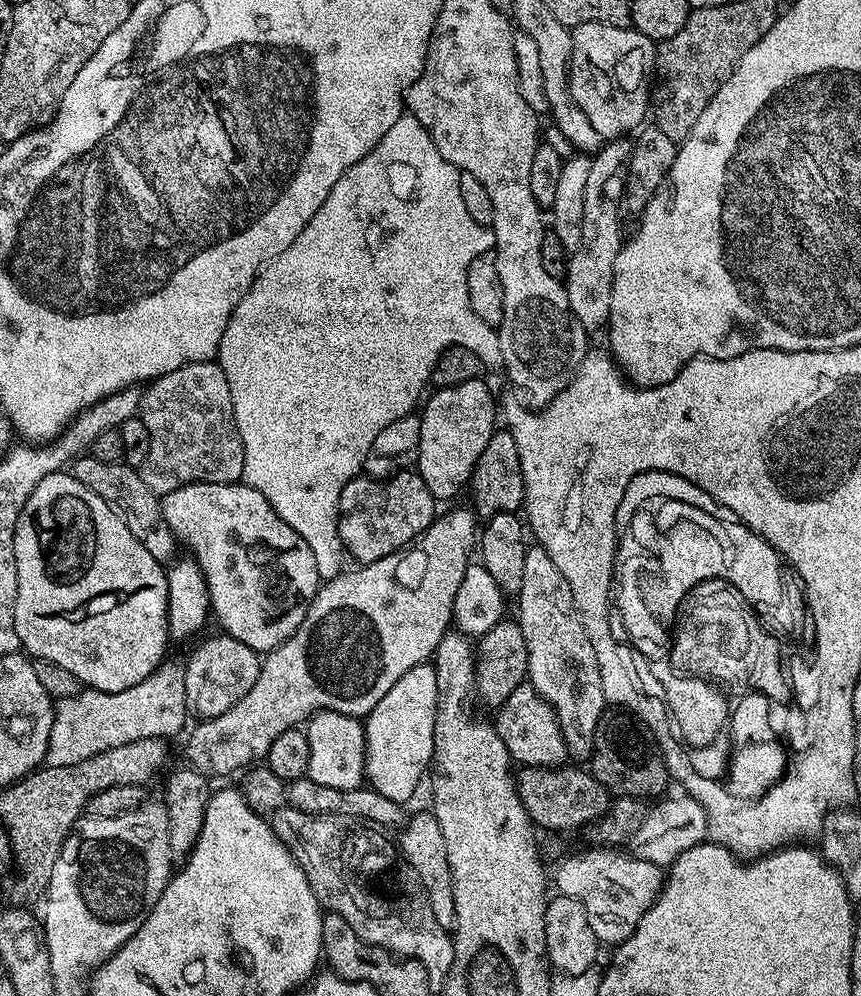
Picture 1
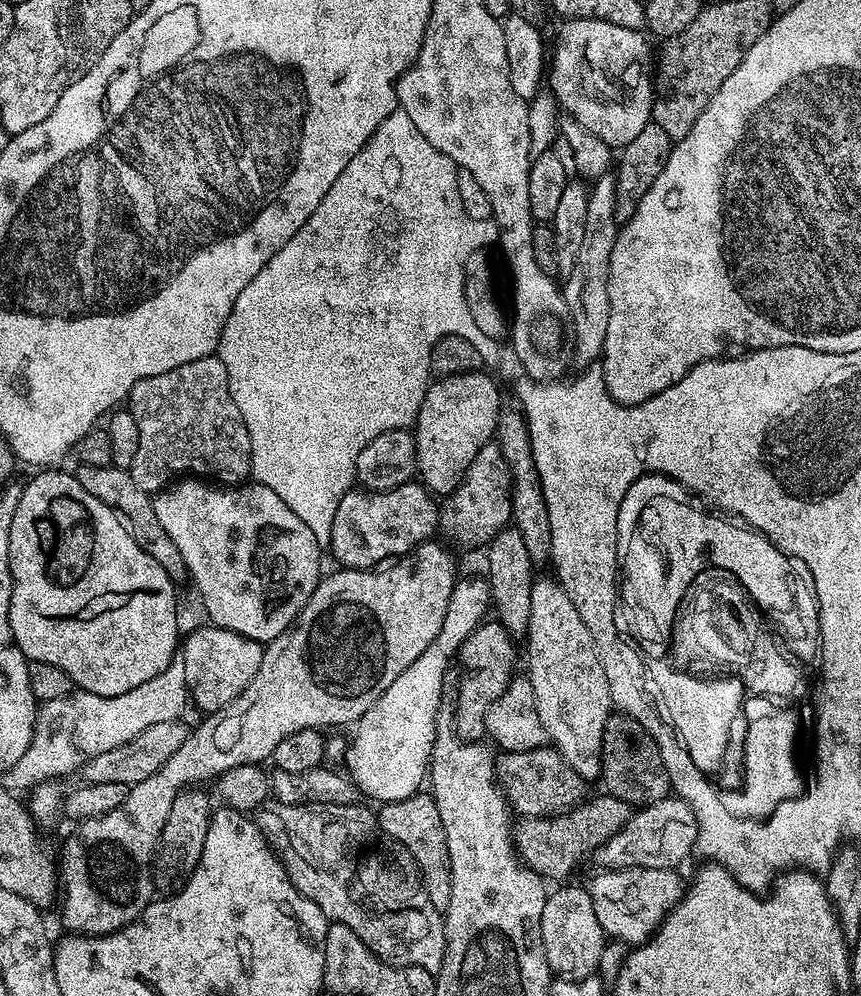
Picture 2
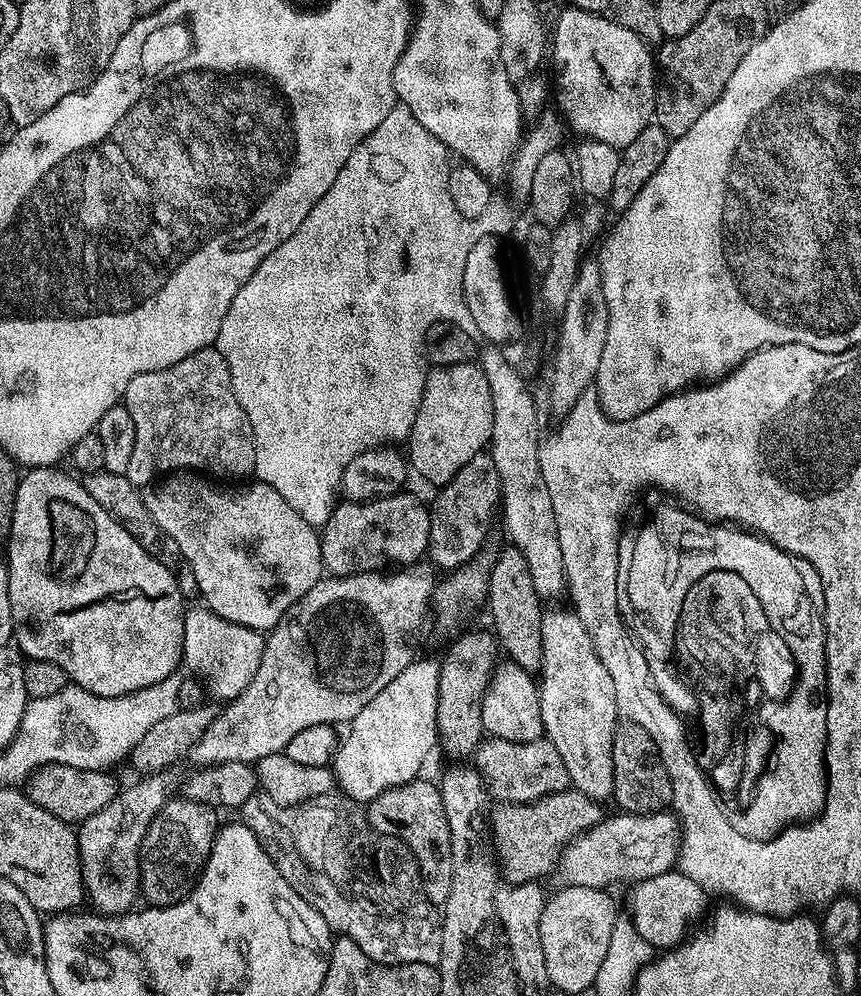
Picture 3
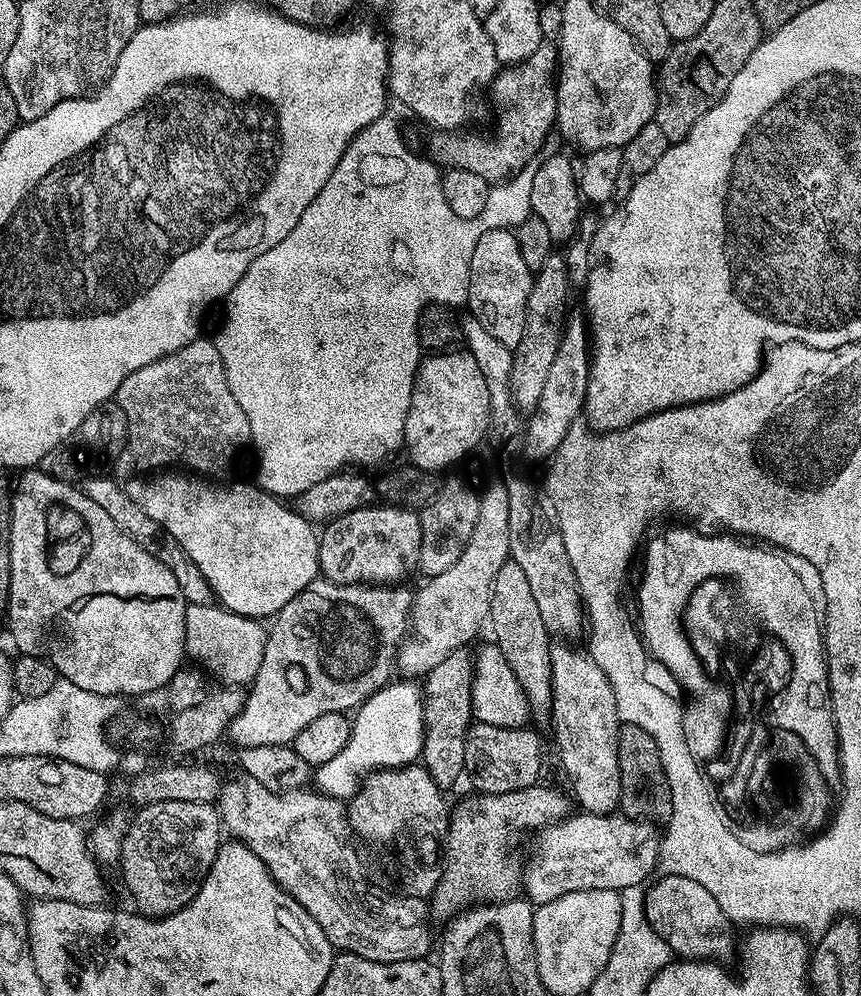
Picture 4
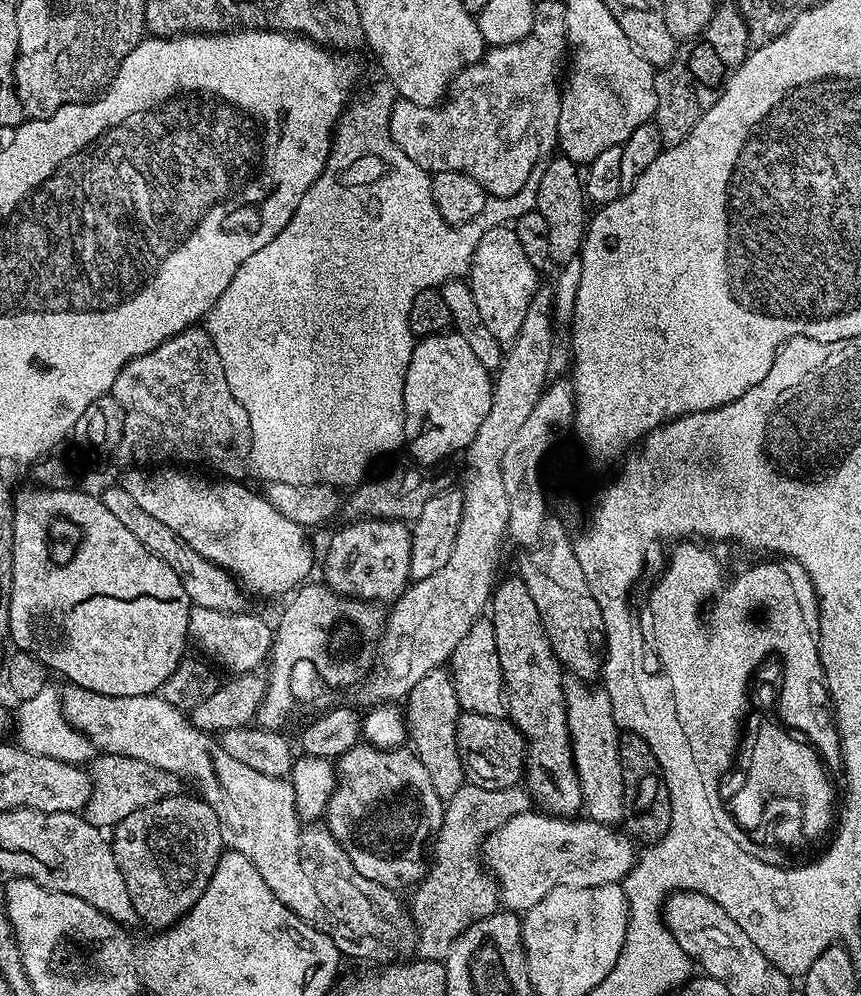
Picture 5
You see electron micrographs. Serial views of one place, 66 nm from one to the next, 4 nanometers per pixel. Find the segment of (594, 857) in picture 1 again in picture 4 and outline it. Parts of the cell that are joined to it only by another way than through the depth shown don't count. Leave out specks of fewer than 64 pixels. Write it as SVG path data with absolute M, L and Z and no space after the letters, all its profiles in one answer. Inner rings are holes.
M661 875L659 879L644 894L644 916L648 919L648 925L668 943L677 957L713 962L724 958L720 956L726 955L732 948L733 925L714 894L710 894L706 886L694 882L694 878Z

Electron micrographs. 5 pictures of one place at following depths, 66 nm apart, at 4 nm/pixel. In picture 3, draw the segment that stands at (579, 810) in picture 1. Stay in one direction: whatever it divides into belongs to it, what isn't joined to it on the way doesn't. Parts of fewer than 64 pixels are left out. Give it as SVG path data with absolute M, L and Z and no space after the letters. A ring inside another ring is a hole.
M485 738L476 747L474 767L483 778L489 797L496 799L497 796L497 801L505 804L532 804L544 796L566 792L570 788L562 757L547 738L534 742L506 742Z

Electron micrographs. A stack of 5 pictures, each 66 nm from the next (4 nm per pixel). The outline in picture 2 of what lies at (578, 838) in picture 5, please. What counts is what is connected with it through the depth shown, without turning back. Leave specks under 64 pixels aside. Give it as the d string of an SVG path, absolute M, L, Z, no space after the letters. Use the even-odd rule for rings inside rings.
M669 794L665 800L648 804L644 808L633 811L626 826L610 838L610 842L602 845L594 854L594 860L604 870L613 868L675 868L689 855L693 855L696 845L698 824L694 818L694 810L690 806Z

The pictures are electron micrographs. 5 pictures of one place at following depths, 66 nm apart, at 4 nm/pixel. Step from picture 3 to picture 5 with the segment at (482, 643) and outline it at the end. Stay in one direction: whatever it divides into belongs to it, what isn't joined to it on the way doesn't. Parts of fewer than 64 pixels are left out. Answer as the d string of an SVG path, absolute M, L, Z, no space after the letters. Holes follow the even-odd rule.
M443 666L423 675L407 694L406 704L406 720L409 725L436 724L433 728L409 727L406 736L410 741L411 751L416 753L422 766L426 766L430 782L434 782L434 790L440 799L446 802L454 794L458 794L458 790L466 782L462 758L456 749L456 729L452 727L458 722L462 709L458 702L458 694L454 690L451 671ZM444 724L448 724L448 728Z

